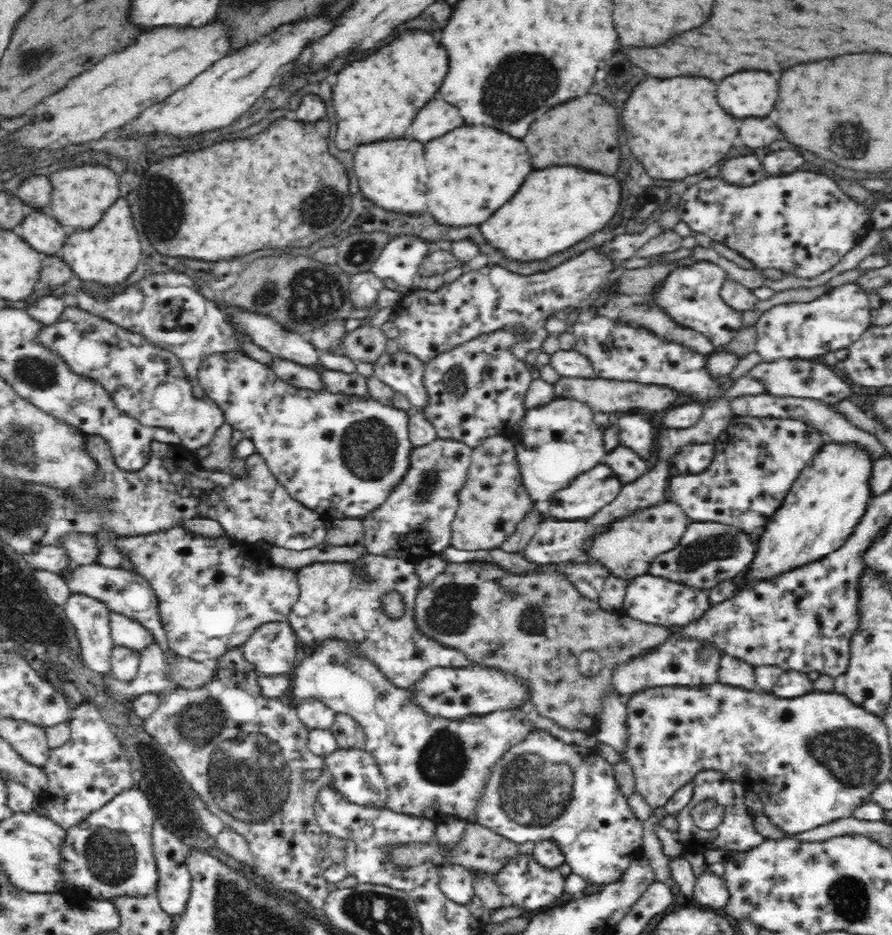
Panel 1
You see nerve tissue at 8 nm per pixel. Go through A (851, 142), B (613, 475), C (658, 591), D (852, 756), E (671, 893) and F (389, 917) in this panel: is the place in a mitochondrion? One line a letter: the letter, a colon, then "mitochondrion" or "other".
A: mitochondrion
B: other
C: other
D: mitochondrion
E: other
F: mitochondrion

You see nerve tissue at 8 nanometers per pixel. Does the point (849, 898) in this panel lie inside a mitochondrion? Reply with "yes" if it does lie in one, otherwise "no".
yes

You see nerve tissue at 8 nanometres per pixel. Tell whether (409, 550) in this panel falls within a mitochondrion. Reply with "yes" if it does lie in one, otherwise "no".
no

